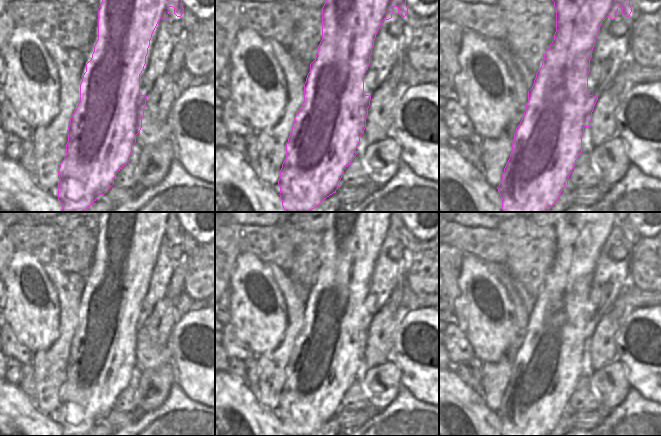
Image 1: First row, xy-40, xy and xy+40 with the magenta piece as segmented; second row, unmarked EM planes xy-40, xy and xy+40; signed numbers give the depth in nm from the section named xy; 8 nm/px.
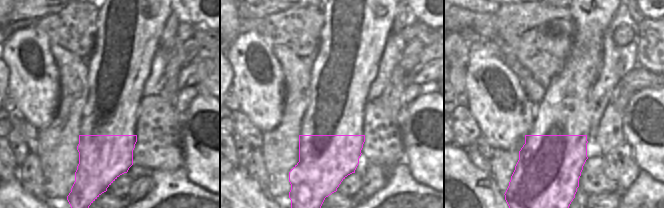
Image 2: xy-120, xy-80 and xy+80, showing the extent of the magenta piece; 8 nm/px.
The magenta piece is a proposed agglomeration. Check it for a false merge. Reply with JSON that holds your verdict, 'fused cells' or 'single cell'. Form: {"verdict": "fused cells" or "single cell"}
{"verdict": "fused cells"}

